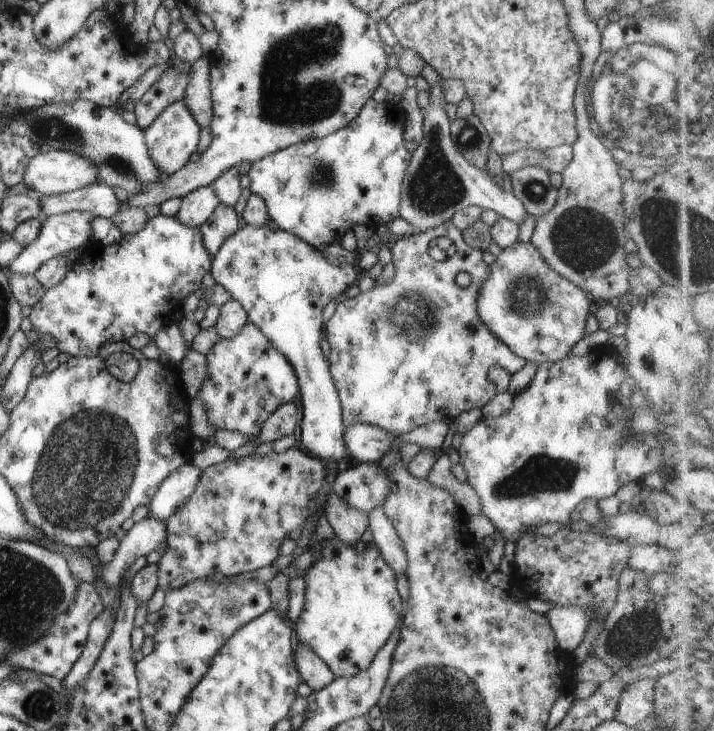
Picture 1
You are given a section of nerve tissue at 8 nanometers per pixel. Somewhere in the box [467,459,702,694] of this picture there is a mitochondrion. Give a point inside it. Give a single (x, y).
(634, 636)

